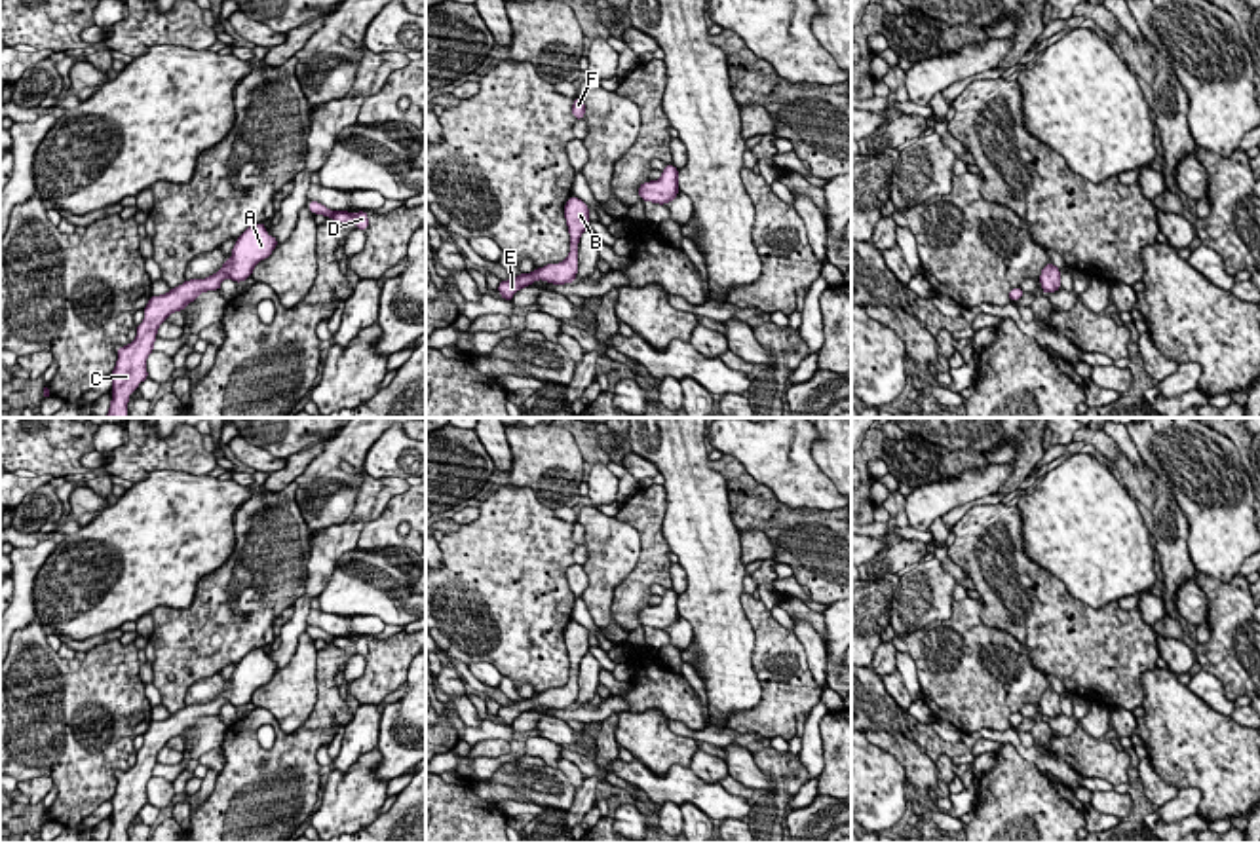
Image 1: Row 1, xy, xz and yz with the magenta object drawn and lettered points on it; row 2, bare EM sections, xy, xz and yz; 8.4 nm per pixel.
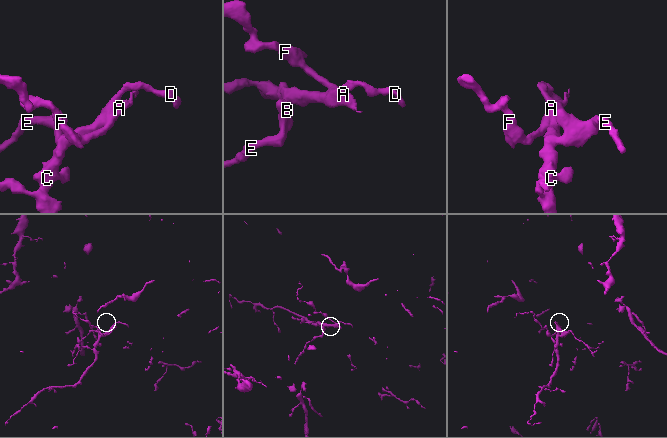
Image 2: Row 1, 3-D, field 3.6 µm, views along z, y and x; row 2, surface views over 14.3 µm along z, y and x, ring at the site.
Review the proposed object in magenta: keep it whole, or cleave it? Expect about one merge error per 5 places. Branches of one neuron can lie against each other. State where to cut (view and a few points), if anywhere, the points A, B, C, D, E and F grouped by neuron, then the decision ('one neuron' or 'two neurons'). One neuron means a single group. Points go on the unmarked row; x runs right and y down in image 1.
no cut | A B C D E F | one neuron

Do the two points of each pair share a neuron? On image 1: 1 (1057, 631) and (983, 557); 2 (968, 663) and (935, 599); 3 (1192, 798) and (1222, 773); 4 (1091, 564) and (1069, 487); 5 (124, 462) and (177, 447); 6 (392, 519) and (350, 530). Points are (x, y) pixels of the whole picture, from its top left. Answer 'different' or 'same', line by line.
1: same
2: different
3: different
4: same
5: same
6: different

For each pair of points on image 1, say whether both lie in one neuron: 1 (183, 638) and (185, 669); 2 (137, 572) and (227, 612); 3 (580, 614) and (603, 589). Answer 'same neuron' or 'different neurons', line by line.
1: same neuron
2: different neurons
3: different neurons

